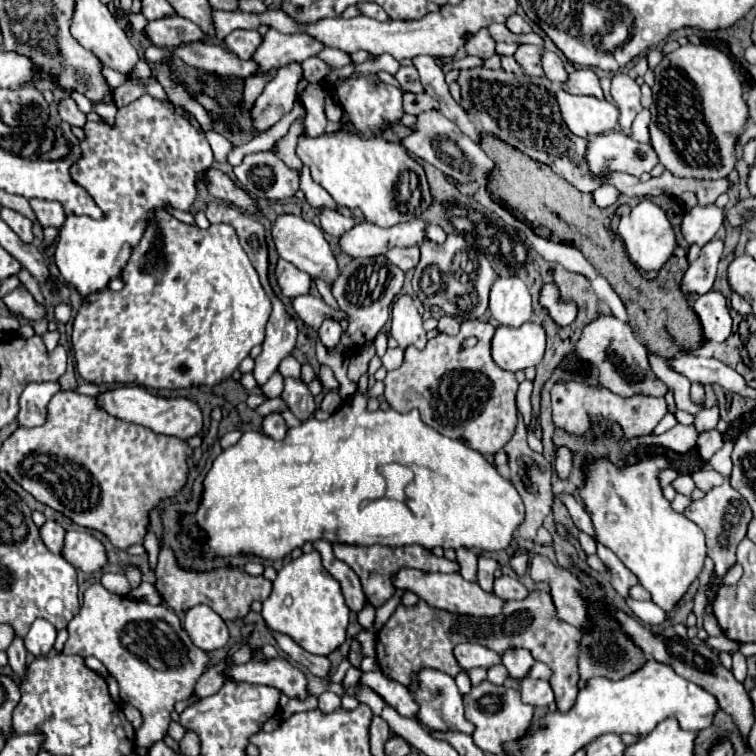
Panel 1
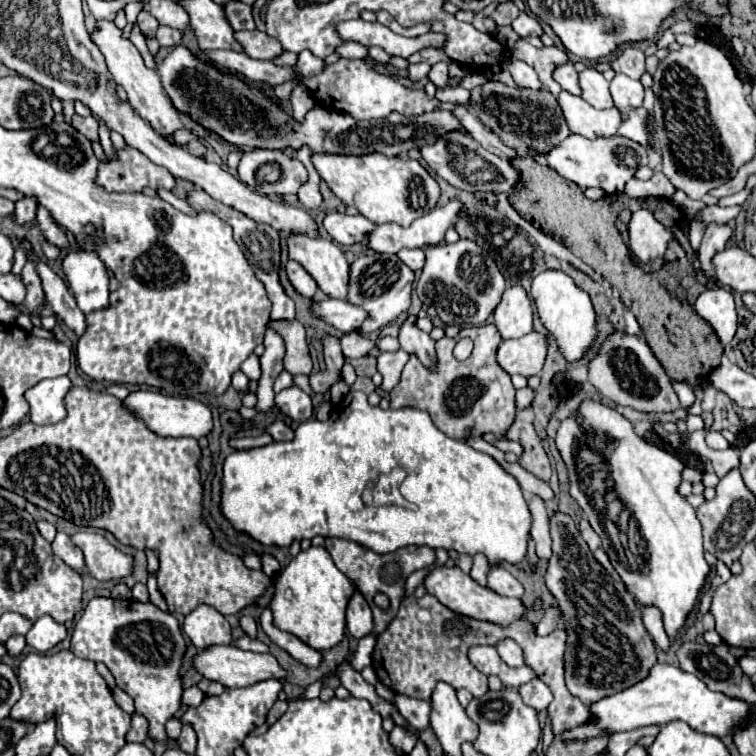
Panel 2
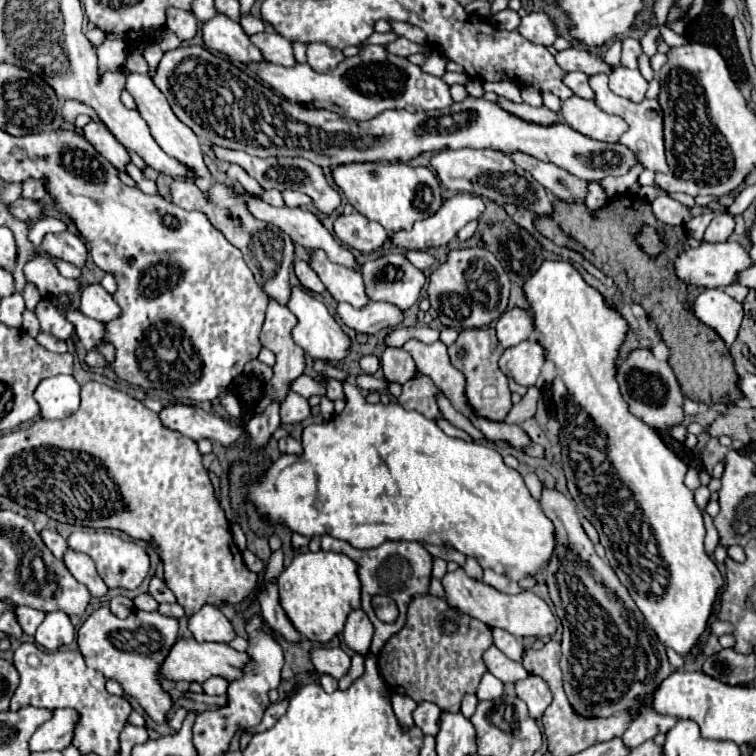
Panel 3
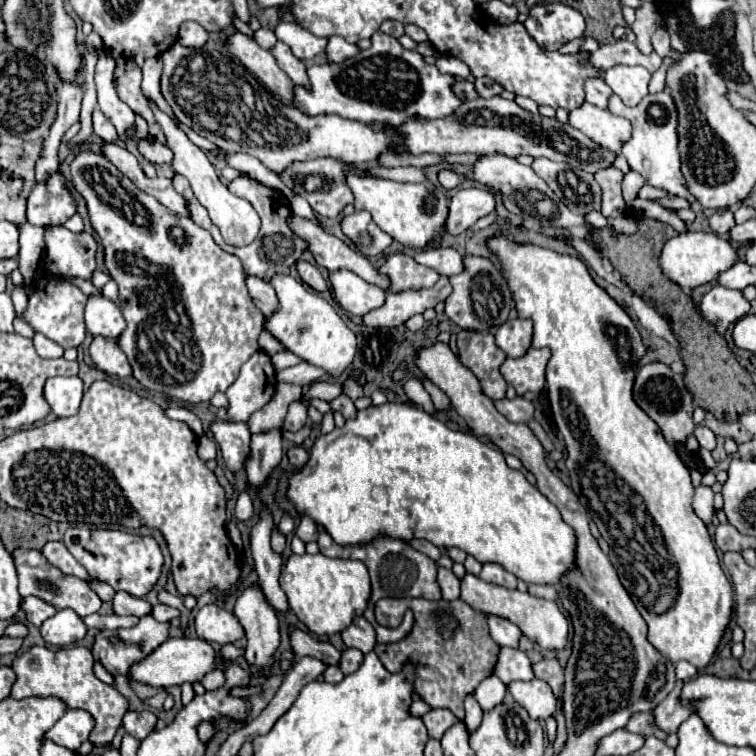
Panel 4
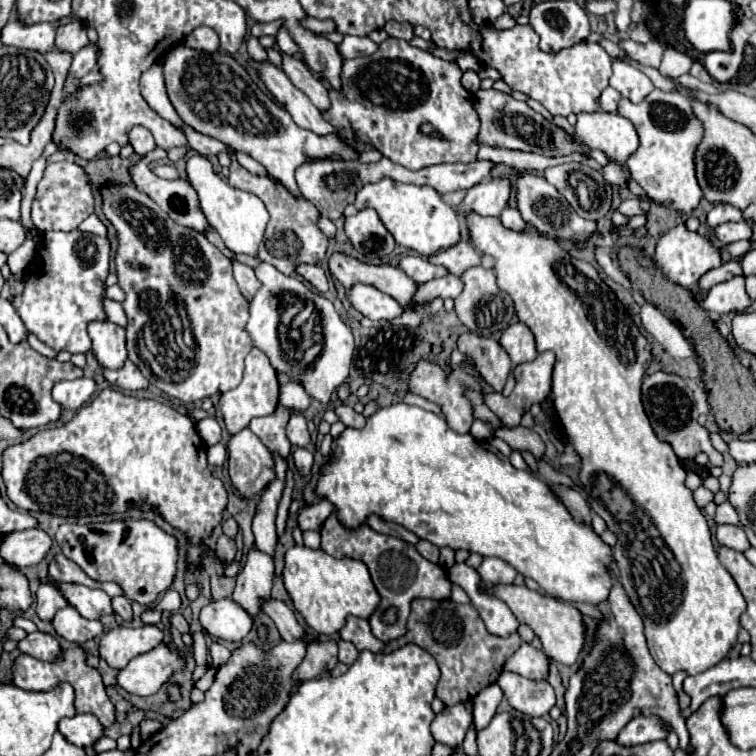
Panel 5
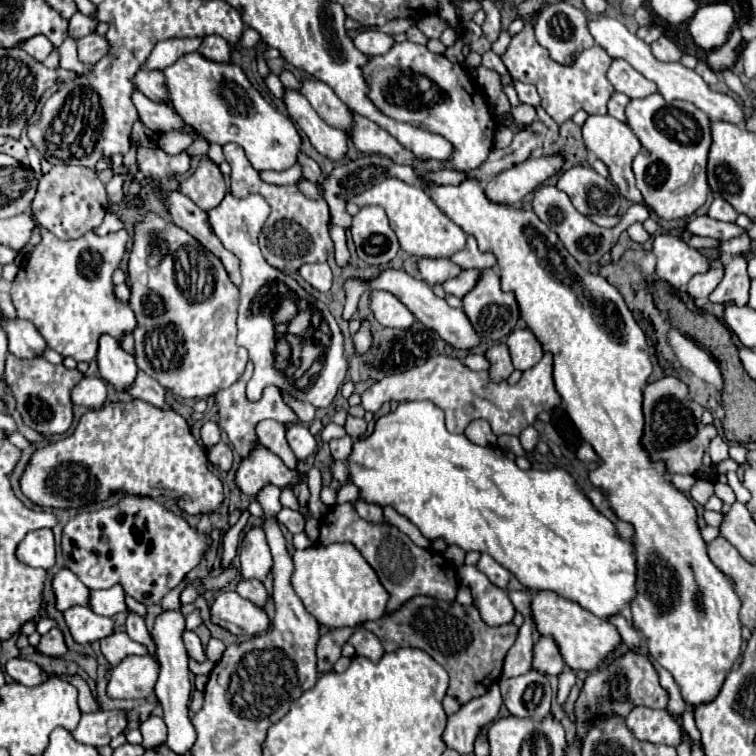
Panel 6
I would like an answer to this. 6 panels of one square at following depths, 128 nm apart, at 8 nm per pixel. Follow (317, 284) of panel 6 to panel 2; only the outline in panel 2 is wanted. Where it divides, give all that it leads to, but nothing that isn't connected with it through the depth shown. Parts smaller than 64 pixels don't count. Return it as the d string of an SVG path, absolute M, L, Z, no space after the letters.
M290 260L290 262L286 264L286 274L288 274L290 284L296 288L296 292L298 292L300 296L304 296L304 298L312 298L312 296L314 296L314 292L316 292L318 286L316 286L314 278L312 278L298 262Z

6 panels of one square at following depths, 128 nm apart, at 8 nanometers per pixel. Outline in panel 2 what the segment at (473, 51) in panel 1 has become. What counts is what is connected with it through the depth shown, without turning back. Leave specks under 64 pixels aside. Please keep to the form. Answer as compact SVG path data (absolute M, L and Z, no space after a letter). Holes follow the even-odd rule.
M492 3L475 14L472 24L477 30L480 30L480 32L486 32L486 34L491 34L494 31L496 24L489 16L494 12L497 5L498 3ZM426 48L421 50L420 52L411 55L407 60L410 64L426 62L430 65L442 61L451 61L443 50L438 50L436 48Z

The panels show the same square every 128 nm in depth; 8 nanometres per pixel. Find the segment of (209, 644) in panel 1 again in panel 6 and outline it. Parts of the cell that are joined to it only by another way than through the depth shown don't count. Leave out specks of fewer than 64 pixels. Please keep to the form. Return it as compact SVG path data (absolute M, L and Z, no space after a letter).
M222 592L210 608L210 618L236 636L256 636L270 624L266 612L238 592Z

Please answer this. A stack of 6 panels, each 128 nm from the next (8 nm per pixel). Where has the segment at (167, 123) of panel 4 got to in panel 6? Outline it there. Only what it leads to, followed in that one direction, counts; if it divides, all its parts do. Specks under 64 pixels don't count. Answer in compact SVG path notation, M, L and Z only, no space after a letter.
M226 192L224 200L212 208L212 212L208 212L214 234L230 252L240 258L242 286L236 342L248 350L250 360L254 362L254 376L248 382L246 396L248 400L258 400L262 390L268 384L274 384L282 392L290 392L292 396L306 400L316 408L328 408L344 384L348 372L348 360L344 356L344 334L326 304L318 304L318 300L312 298L294 278L272 268L264 260L258 246L258 236L264 220L268 218L268 212L268 202L260 194L236 198L232 192Z

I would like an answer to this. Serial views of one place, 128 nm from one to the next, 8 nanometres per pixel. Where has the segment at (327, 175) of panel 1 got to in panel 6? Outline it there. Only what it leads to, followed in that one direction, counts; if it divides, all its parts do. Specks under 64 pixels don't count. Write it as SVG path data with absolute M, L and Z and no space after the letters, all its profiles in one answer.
M386 178L380 184L374 184L366 192L354 196L358 206L382 206L386 210L388 222L398 236L400 248L418 258L448 258L454 252L462 250L466 244L466 234L460 226L456 226L430 198L430 194L422 186L406 184L398 178Z

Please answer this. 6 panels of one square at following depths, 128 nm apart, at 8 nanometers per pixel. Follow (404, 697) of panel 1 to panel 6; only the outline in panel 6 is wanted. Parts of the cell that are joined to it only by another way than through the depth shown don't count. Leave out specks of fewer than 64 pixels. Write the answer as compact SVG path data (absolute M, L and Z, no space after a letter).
M492 684L488 692L476 700L470 700L460 706L460 710L448 716L448 724L444 728L444 744L460 754L474 750L476 734L490 724L502 706L498 684Z

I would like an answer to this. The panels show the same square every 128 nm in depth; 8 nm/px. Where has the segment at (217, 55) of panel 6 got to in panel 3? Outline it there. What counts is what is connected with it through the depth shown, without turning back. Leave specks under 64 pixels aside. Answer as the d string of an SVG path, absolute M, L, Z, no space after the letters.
M168 8L166 28L172 30L182 42L186 42L186 40L194 38L194 34L198 30L198 22L196 22L192 12L184 12L180 8Z

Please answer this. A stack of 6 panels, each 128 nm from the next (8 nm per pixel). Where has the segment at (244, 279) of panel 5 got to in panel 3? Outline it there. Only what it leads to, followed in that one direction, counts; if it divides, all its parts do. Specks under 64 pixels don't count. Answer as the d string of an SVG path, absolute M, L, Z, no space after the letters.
M270 300L268 310L266 310L266 322L264 322L262 332L260 332L260 342L262 342L262 346L266 346L268 350L274 352L276 364L272 368L274 370L274 376L272 376L272 380L266 386L266 398L262 398L258 402L258 406L256 406L254 412L262 412L266 408L266 404L272 400L272 396L282 402L284 396L286 396L286 392L288 392L288 384L294 378L298 378L304 372L304 368L306 368L306 352L292 340L292 328L294 326L296 326L296 316L292 316L292 312L286 306L280 306L278 302Z

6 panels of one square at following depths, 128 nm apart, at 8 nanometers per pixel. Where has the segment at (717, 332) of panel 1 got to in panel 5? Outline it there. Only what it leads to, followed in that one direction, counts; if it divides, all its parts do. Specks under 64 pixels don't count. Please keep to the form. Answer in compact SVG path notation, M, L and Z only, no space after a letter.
M742 276L712 286L702 302L706 312L746 312L750 306L752 300L744 290Z

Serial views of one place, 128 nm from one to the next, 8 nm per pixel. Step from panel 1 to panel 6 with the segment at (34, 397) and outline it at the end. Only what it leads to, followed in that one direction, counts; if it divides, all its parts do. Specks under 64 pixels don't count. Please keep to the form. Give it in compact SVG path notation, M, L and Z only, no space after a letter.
M84 376L76 388L72 388L70 398L72 404L84 406L84 408L100 408L106 402L106 382L100 378L88 378Z

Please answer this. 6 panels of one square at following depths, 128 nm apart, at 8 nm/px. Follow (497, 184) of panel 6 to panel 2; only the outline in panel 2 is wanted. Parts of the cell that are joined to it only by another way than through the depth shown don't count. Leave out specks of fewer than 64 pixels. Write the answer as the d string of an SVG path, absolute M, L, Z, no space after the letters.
M452 200L442 208L434 208L428 214L414 220L408 228L400 224L380 224L368 232L364 244L380 254L396 254L400 248L426 248L440 244L444 232L462 214L462 204Z

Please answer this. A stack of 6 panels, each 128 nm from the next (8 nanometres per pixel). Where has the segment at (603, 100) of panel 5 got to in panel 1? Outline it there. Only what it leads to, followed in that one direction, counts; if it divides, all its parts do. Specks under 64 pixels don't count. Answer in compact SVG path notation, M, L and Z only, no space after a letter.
M544 50L544 56L542 56L542 68L544 68L544 74L546 74L546 78L548 78L550 82L560 84L560 82L564 82L564 80L568 78L562 60L560 60L554 52L550 52L550 50Z

